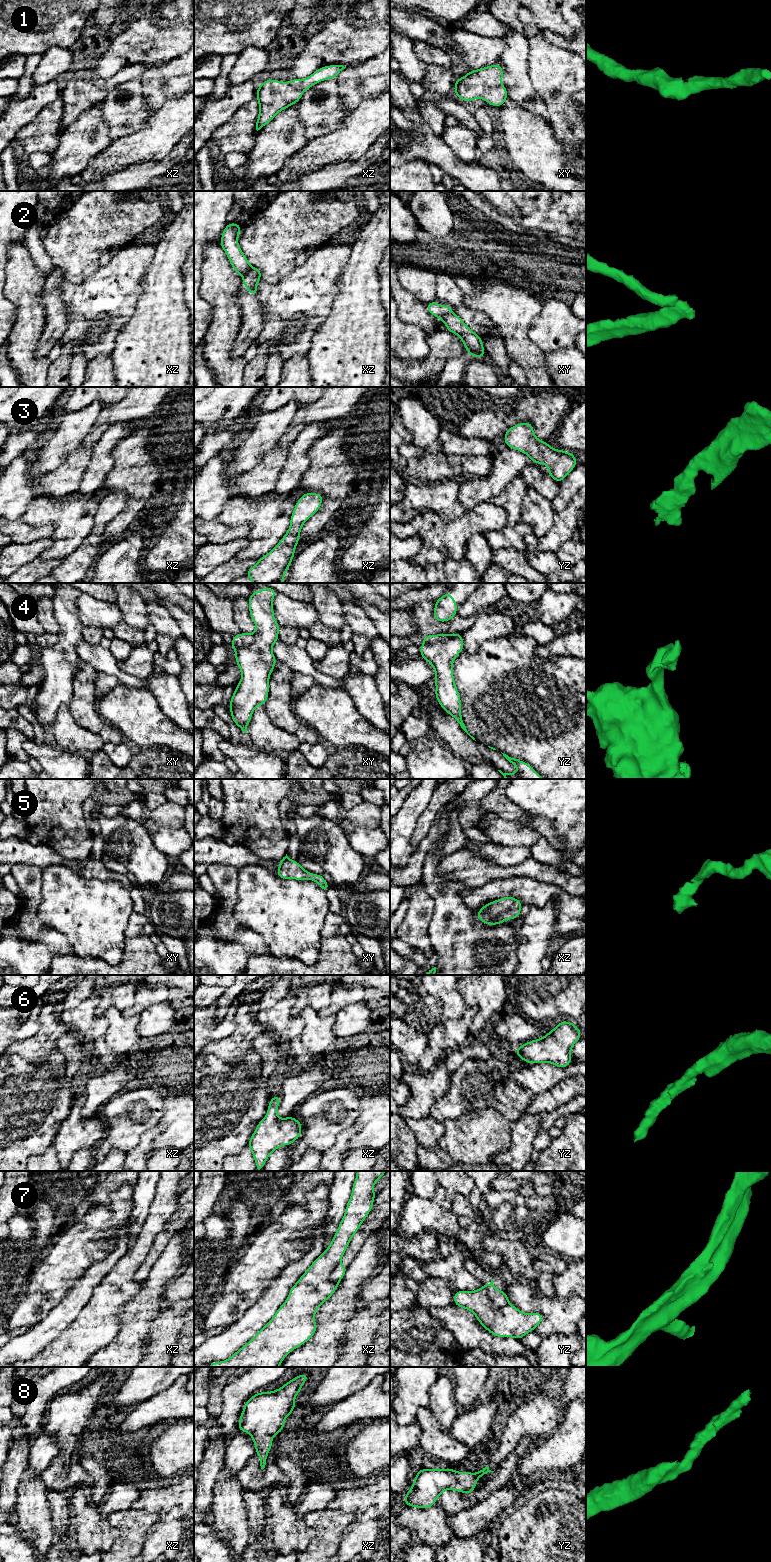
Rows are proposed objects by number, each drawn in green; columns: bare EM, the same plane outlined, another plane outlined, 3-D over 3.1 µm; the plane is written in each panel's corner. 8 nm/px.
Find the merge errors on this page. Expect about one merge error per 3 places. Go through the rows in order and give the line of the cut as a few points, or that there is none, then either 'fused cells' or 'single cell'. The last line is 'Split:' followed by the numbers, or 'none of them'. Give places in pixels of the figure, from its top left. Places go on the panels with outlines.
1: no cut | single cell
2: xz (253, 267), (243, 277) | fused cells
3: no cut | single cell
4: yz (447, 635), (445, 638), (435, 642), (424, 644) | fused cells
5: no cut | single cell
6: no cut | single cell
7: yz (483, 1286), (495, 1307), (500, 1308), (508, 1303) | fused cells
8: no cut | single cell
Split: 2, 4, 7

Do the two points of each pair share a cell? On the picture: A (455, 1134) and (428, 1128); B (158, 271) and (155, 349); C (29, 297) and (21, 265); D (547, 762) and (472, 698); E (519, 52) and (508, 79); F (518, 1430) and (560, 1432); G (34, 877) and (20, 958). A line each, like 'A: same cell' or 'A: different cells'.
A: different cells
B: same cell
C: same cell
D: same cell
E: same cell
F: different cells
G: same cell

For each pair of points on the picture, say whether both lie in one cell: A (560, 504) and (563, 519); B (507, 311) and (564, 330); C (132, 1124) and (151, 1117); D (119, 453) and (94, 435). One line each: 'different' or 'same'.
A: different
B: different
C: same
D: different

